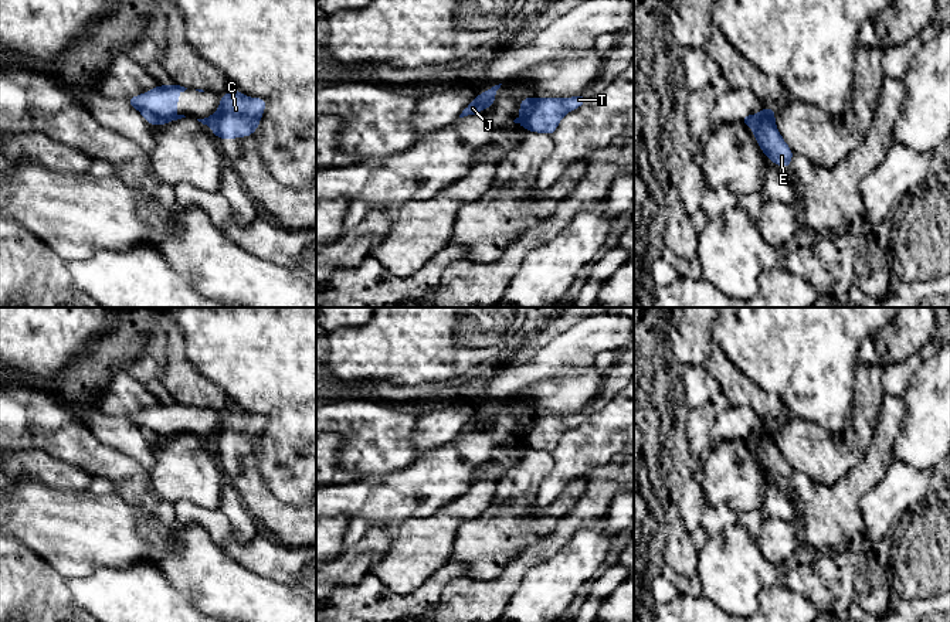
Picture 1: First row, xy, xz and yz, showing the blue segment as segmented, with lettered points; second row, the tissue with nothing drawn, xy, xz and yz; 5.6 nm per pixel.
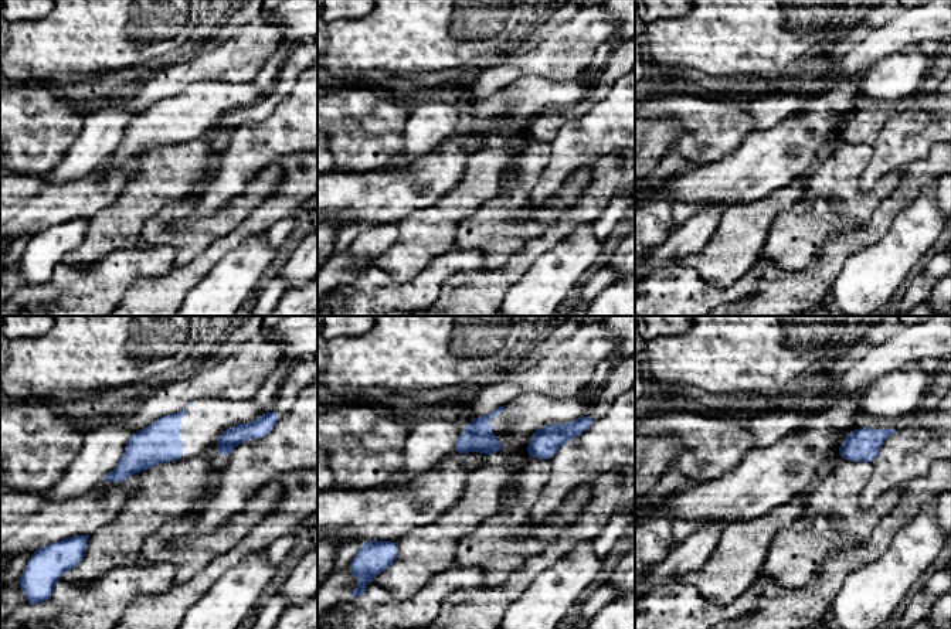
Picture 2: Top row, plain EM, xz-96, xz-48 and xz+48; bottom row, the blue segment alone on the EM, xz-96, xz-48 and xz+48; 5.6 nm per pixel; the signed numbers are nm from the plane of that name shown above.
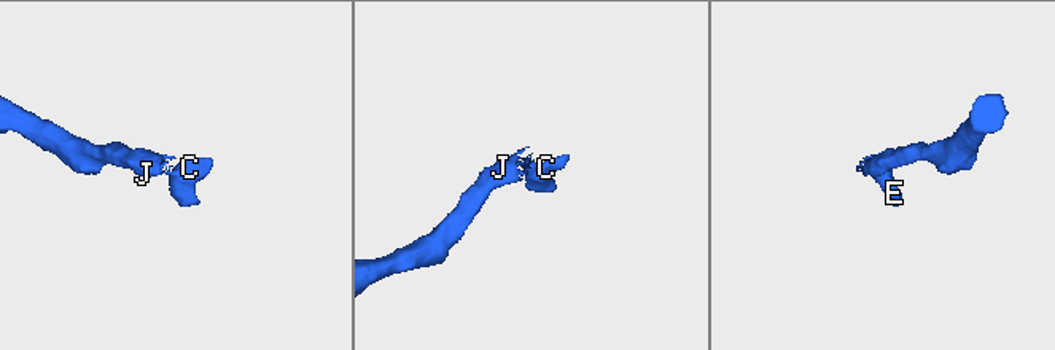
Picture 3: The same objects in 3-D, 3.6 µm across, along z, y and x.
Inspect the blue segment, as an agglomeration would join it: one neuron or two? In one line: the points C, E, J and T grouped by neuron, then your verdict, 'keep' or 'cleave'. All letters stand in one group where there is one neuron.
C E T / J; cleave

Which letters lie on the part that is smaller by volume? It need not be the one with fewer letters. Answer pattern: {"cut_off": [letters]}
{"cut_off": ["C", "E", "T"]}

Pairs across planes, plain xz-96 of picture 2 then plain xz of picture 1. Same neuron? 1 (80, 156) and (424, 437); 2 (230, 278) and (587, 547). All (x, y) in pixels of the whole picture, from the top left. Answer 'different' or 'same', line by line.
1: same
2: same

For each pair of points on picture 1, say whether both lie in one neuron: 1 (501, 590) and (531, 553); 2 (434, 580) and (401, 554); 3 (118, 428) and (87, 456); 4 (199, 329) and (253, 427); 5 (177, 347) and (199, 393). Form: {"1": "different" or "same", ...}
{"1": "same", "2": "different", "3": "different", "4": "different", "5": "same"}

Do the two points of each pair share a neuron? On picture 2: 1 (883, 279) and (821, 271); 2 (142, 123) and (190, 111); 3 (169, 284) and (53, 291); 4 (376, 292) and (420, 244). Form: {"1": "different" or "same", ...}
{"1": "different", "2": "same", "3": "different", "4": "different"}

